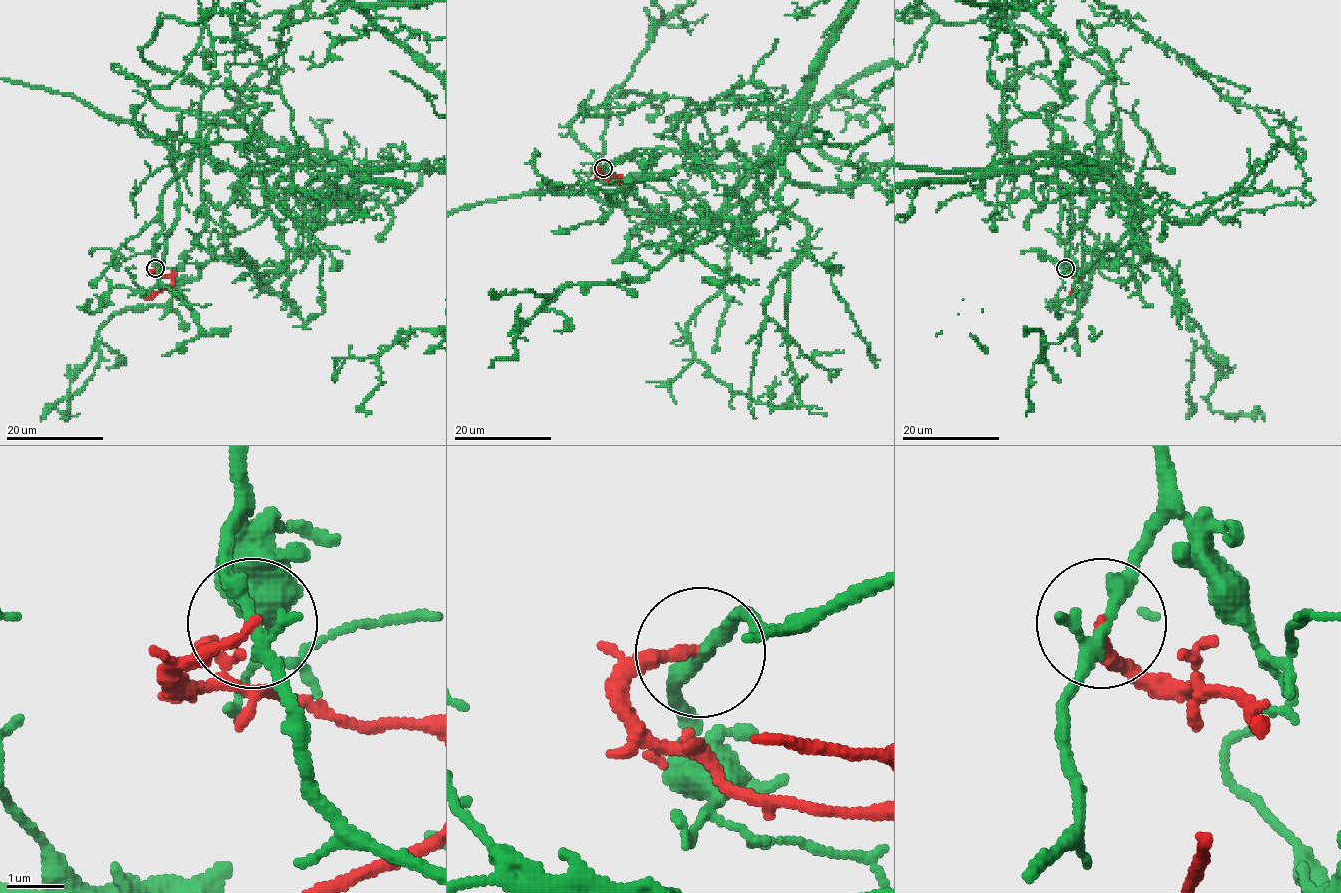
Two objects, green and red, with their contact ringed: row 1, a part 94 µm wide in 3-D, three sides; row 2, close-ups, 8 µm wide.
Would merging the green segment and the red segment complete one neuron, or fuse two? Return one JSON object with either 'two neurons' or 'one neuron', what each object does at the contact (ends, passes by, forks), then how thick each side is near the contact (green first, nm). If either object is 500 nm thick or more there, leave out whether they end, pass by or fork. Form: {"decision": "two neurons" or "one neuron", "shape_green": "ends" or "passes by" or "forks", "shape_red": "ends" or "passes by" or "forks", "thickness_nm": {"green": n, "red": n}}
{"decision": "two neurons", "shape_green": "passes by", "shape_red": "ends", "thickness_nm": {"green": 260, "red": 190}}

